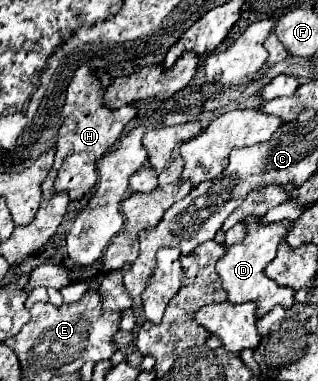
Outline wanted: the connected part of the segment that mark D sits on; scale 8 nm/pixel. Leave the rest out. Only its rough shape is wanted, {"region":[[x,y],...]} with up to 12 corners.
{"region":[[288,220],[250,224],[218,262],[228,302],[258,316],[290,308],[294,290],[266,278]]}

